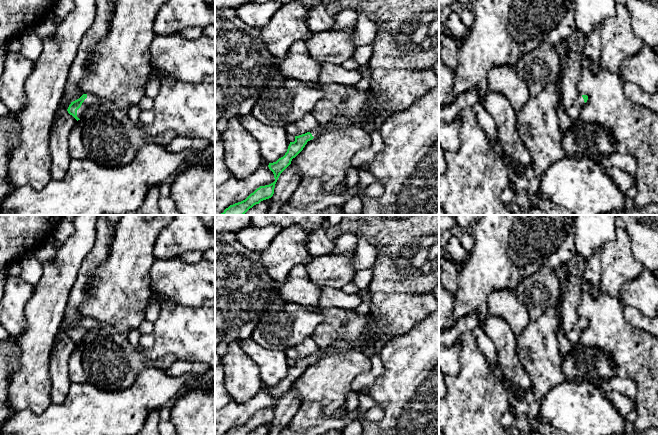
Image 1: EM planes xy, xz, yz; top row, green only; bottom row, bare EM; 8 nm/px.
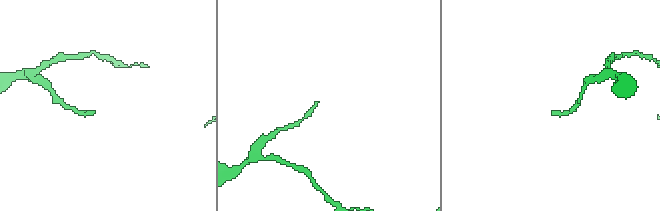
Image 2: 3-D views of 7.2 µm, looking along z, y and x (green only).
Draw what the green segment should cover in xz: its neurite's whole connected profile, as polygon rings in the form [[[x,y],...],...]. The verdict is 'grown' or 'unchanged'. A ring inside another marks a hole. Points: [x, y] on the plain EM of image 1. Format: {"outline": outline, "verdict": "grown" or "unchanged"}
{"outline": [[[320,349],[318,352],[311,354],[310,356],[295,360],[295,365],[290,366],[285,379],[279,382],[276,386],[269,387],[268,389],[269,393],[274,398],[275,405],[269,409],[260,410],[245,424],[230,429],[224,435],[248,435],[261,425],[271,422],[274,418],[275,408],[280,398],[291,388],[292,383],[303,374],[307,366],[312,364],[320,357],[323,351],[325,350]]], "verdict": "grown"}

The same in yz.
{"outline": [[[580,318],[576,323],[576,325],[569,332],[565,334],[567,339],[572,343],[575,343],[575,344],[579,343],[581,335],[585,327],[587,326],[587,324],[588,324],[587,319]]], "verdict": "grown"}

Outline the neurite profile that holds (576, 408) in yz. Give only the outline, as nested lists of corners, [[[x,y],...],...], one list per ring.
[[[566,380],[542,399],[539,419],[568,435],[620,435],[626,422],[594,384]]]

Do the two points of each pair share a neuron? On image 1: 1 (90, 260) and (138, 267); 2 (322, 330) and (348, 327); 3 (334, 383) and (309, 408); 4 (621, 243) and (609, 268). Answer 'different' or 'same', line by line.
1: different
2: same
3: different
4: same

